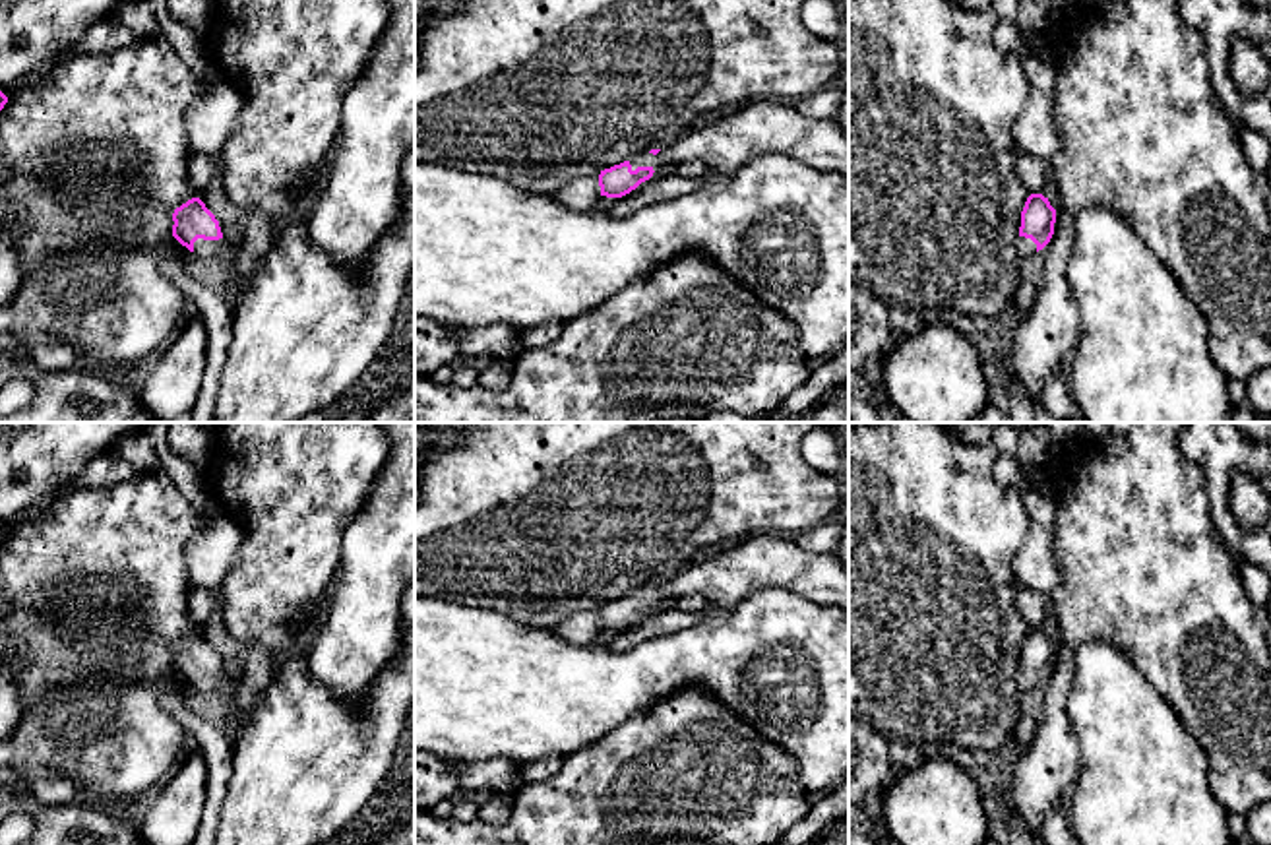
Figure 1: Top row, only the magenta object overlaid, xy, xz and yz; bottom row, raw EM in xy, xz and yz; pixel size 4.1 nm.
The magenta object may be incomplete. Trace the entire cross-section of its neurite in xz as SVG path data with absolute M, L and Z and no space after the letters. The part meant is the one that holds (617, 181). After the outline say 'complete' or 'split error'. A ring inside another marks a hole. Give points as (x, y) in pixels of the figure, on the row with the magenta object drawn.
M756 101L705 126L692 126L665 149L651 149L601 171L601 196L630 194L663 165L698 161L713 176L732 176L752 159L771 153L849 176L849 134L835 118L808 118L794 103Z; split error

